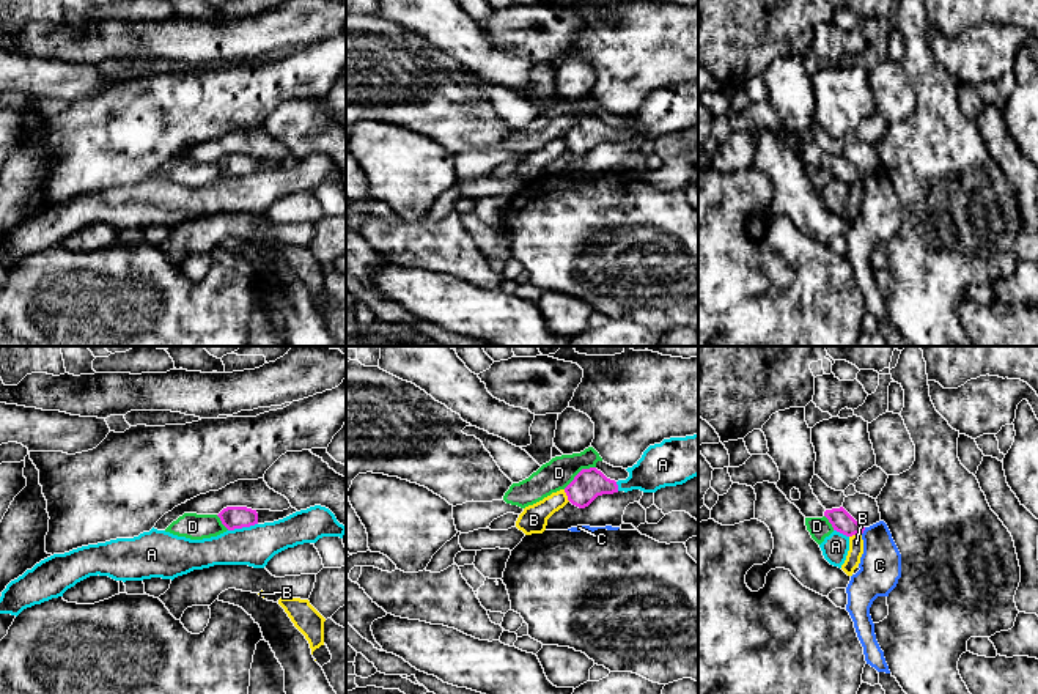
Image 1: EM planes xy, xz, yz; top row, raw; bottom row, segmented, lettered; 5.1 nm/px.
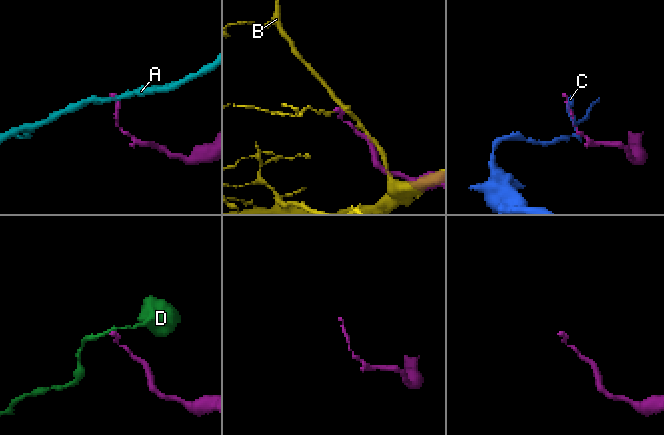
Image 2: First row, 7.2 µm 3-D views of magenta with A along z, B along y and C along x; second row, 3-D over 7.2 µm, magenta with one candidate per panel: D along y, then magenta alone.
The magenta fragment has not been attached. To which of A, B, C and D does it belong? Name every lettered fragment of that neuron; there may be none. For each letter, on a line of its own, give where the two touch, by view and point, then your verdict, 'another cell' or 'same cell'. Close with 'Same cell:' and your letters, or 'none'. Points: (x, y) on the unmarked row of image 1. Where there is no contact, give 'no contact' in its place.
A: meets magenta in xy at (242, 173); another cell
B: meets magenta in xz at (566, 142); another cell
C: meets magenta in yz at (864, 177); another cell
D: meets magenta in xz at (579, 120); another cell
Same cell: none

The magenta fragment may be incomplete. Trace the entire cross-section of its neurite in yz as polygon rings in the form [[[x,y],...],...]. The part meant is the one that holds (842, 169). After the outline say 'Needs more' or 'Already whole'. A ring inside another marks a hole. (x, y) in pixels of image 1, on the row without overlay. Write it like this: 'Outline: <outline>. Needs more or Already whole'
Outline: [[[805,55],[778,58],[763,72],[767,102],[778,115],[777,135],[794,151],[805,165],[826,164],[834,178],[852,184],[865,175],[843,154],[826,157],[810,134],[815,123],[816,101],[812,91],[812,76],[805,69]]]. Needs more

